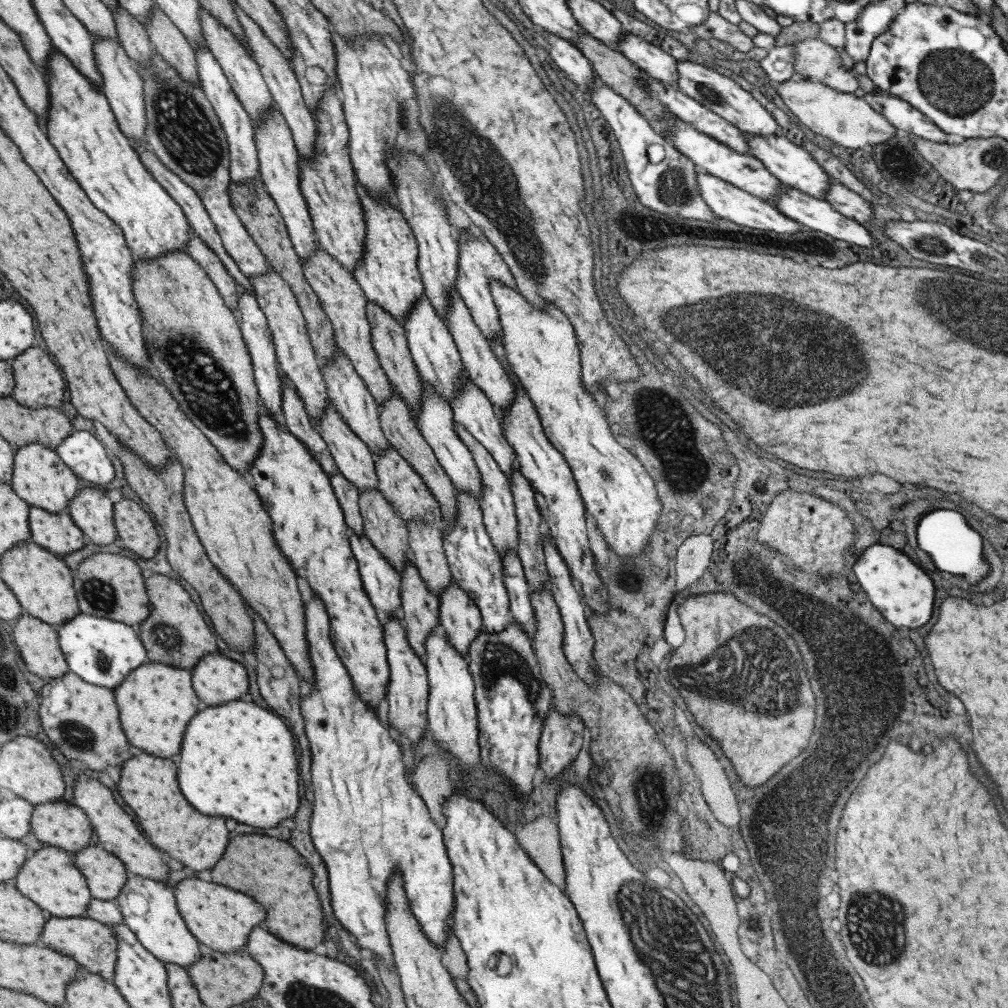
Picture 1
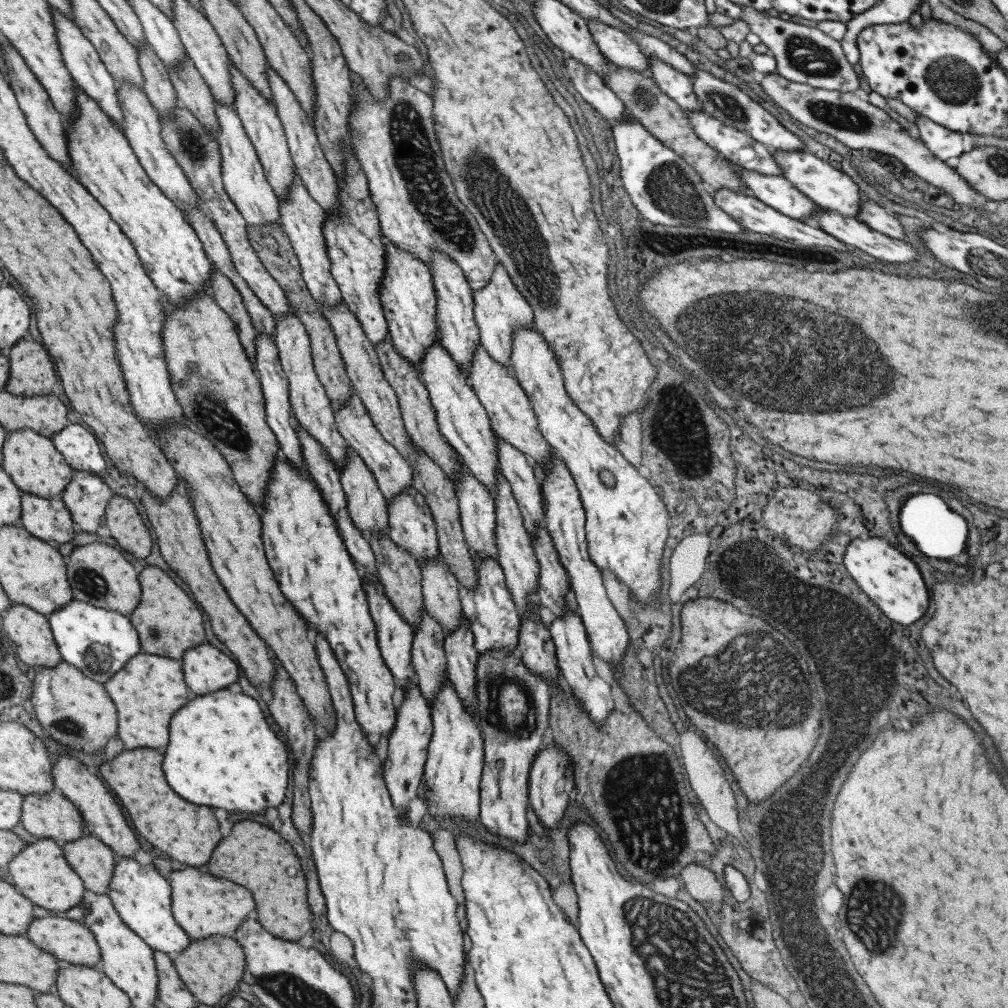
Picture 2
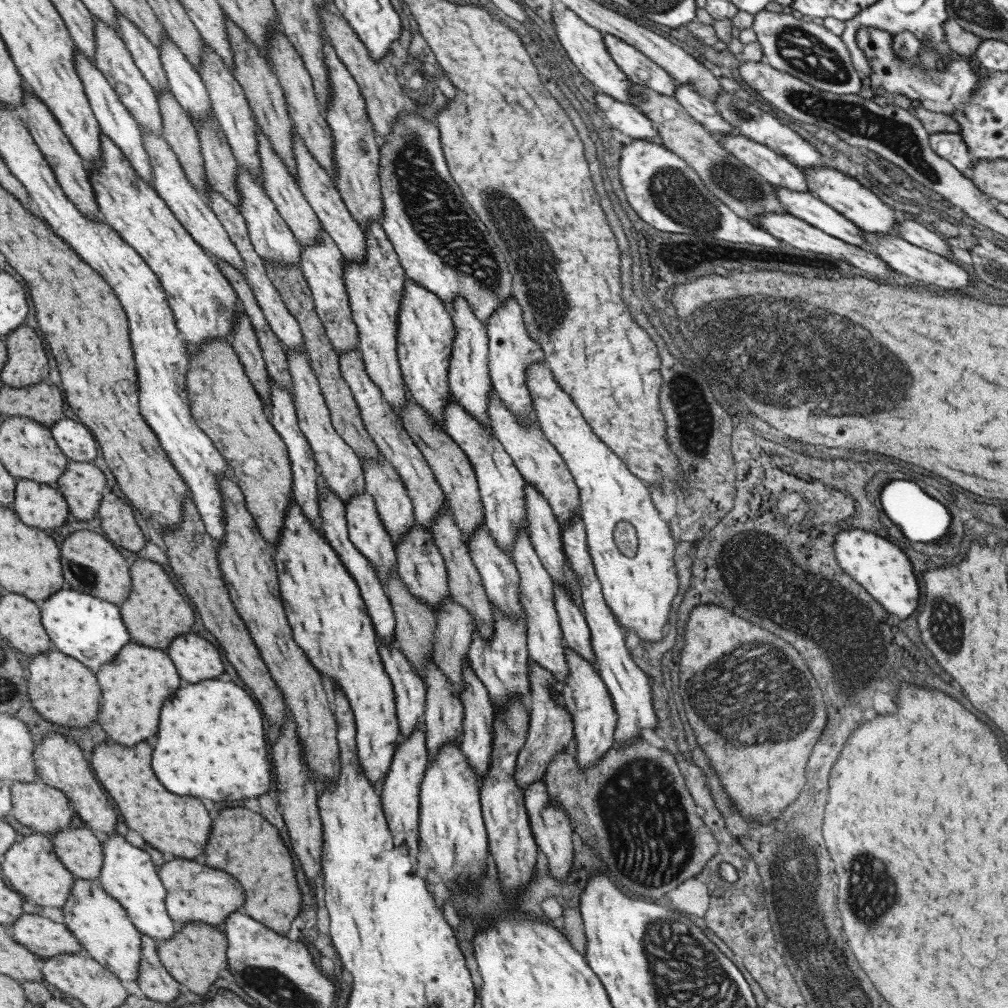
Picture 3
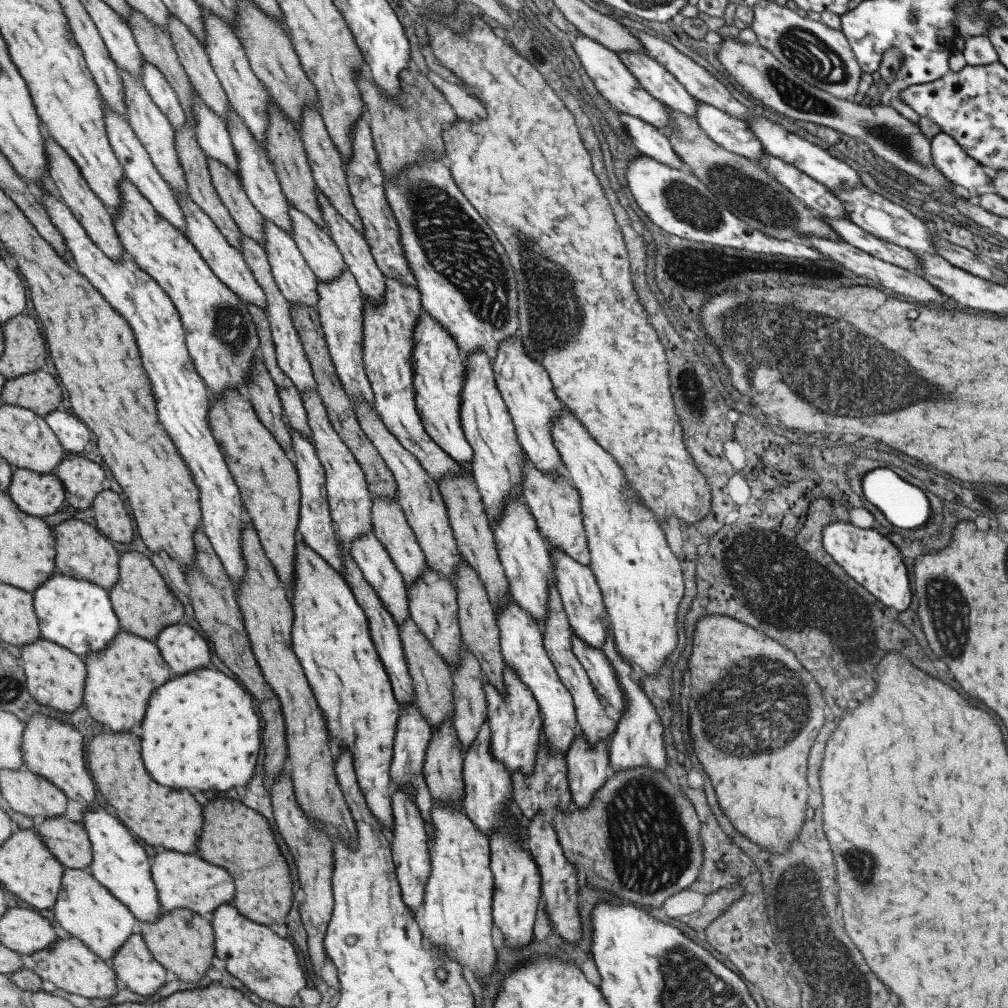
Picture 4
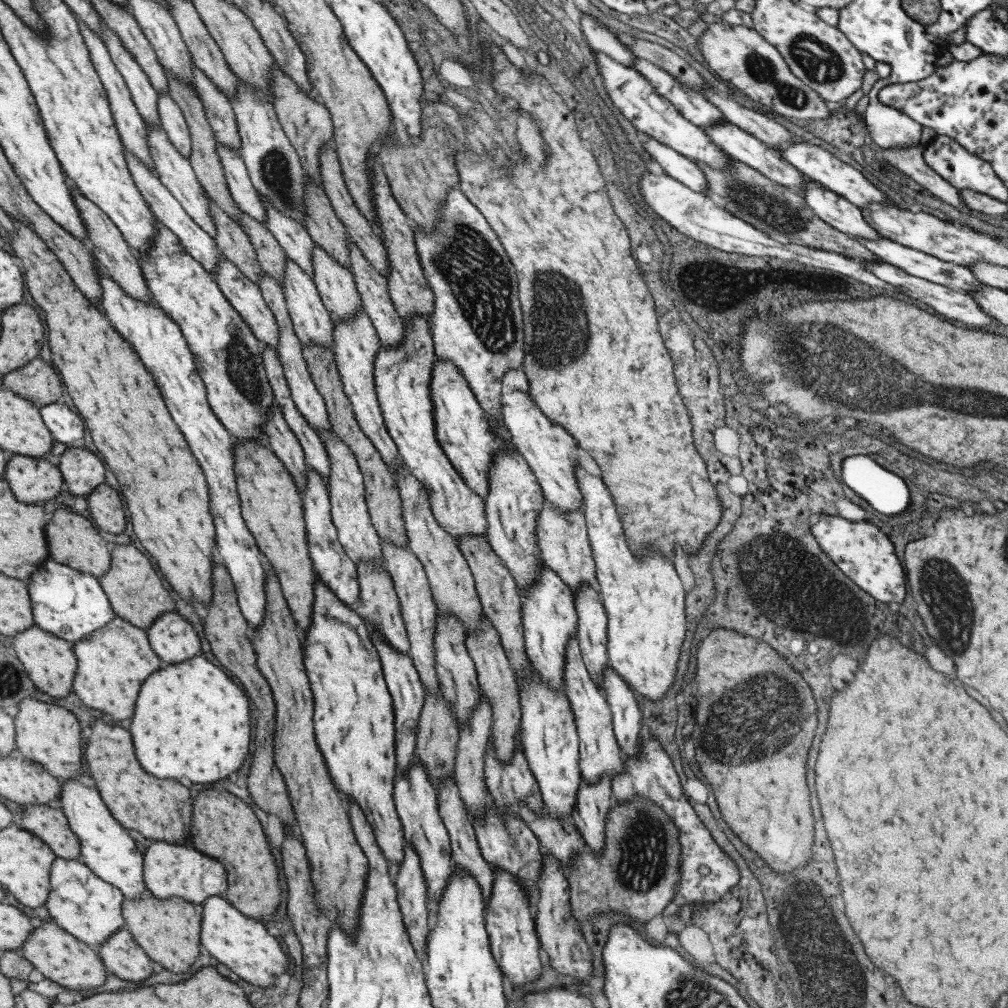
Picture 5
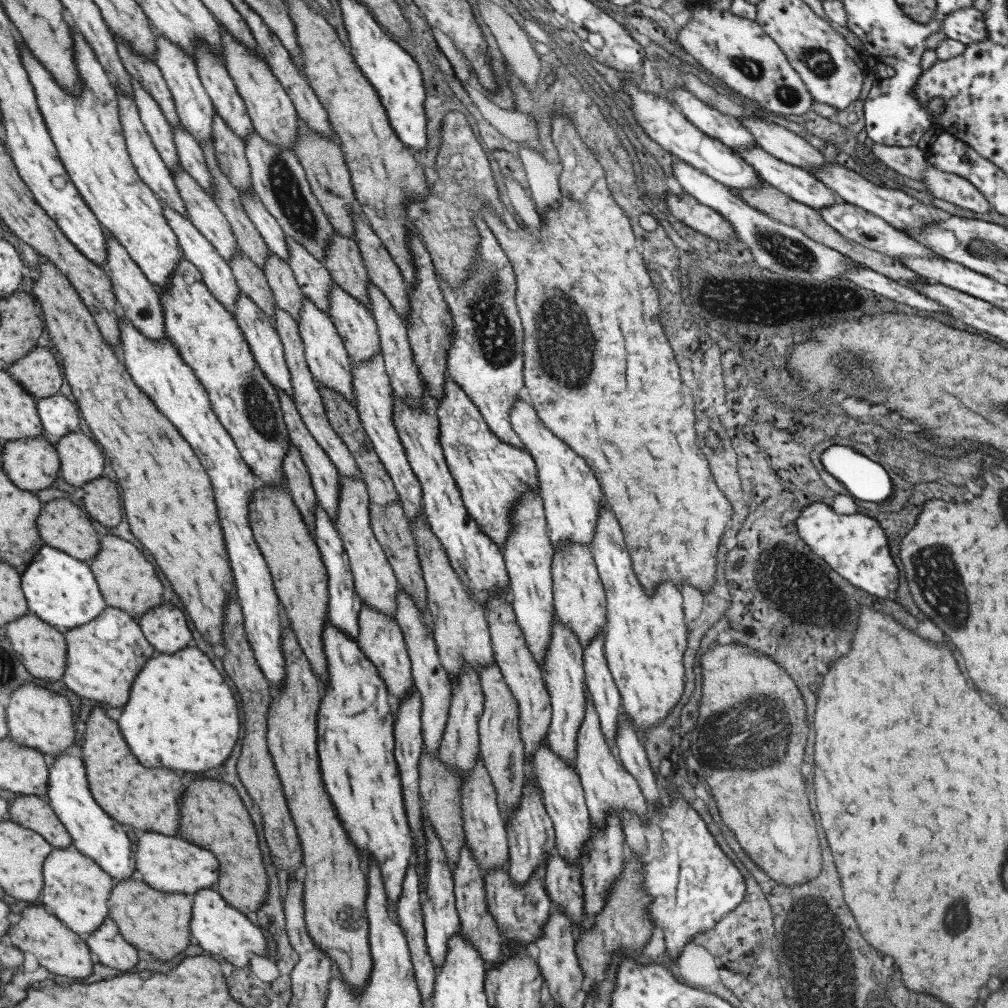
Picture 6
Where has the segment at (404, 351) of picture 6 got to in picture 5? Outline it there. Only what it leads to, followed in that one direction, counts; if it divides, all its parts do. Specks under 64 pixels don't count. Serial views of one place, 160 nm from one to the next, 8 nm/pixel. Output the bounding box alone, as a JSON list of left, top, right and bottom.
[348,239,405,347]

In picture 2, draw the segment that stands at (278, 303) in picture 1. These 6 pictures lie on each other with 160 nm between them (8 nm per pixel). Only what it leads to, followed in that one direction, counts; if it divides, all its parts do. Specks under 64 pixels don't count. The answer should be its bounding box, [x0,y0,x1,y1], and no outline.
[274,310,349,469]

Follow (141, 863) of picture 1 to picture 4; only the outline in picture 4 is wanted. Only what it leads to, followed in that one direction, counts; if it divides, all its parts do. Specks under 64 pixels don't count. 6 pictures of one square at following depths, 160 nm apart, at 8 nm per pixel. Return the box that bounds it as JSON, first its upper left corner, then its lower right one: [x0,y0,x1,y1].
[20,714,95,809]

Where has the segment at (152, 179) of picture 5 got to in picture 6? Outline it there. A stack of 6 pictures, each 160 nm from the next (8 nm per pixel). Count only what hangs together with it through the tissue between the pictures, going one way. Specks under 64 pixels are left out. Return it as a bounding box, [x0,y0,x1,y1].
[160,202,238,314]

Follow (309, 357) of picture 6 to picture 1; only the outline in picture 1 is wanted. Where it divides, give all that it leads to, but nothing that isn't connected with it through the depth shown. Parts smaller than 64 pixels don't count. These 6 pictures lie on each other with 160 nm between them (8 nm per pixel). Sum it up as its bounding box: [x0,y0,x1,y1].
[195,48,260,183]

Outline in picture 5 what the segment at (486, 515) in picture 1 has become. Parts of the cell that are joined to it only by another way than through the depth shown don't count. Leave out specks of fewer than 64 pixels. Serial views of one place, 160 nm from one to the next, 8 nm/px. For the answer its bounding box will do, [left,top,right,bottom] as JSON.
[561,637,625,783]

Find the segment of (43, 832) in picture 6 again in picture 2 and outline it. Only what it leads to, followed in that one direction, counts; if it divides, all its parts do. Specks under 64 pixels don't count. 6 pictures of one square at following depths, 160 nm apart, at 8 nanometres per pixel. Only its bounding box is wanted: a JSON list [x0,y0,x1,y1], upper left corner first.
[61,833,115,894]

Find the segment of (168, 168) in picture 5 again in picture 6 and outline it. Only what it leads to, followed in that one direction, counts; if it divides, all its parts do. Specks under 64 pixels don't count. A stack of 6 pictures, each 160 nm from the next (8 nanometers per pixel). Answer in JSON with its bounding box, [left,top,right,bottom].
[172,167,237,262]

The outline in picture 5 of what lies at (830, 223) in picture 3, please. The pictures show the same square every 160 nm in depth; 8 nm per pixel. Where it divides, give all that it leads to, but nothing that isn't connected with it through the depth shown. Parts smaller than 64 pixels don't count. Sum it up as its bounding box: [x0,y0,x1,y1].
[854,237,982,291]

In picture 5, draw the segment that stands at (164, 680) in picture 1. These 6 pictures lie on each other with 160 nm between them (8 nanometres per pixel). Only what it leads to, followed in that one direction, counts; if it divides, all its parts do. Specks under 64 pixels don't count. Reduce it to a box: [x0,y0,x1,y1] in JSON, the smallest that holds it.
[72,616,159,720]

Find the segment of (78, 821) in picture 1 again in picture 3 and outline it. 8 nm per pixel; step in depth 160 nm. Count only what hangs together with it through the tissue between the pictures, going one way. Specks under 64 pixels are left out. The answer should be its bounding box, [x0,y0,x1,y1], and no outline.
[9,780,76,834]

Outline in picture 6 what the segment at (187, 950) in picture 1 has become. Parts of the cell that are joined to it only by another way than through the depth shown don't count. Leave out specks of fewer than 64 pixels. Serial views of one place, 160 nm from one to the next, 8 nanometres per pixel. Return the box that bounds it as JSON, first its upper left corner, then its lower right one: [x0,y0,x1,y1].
[45,748,136,881]

